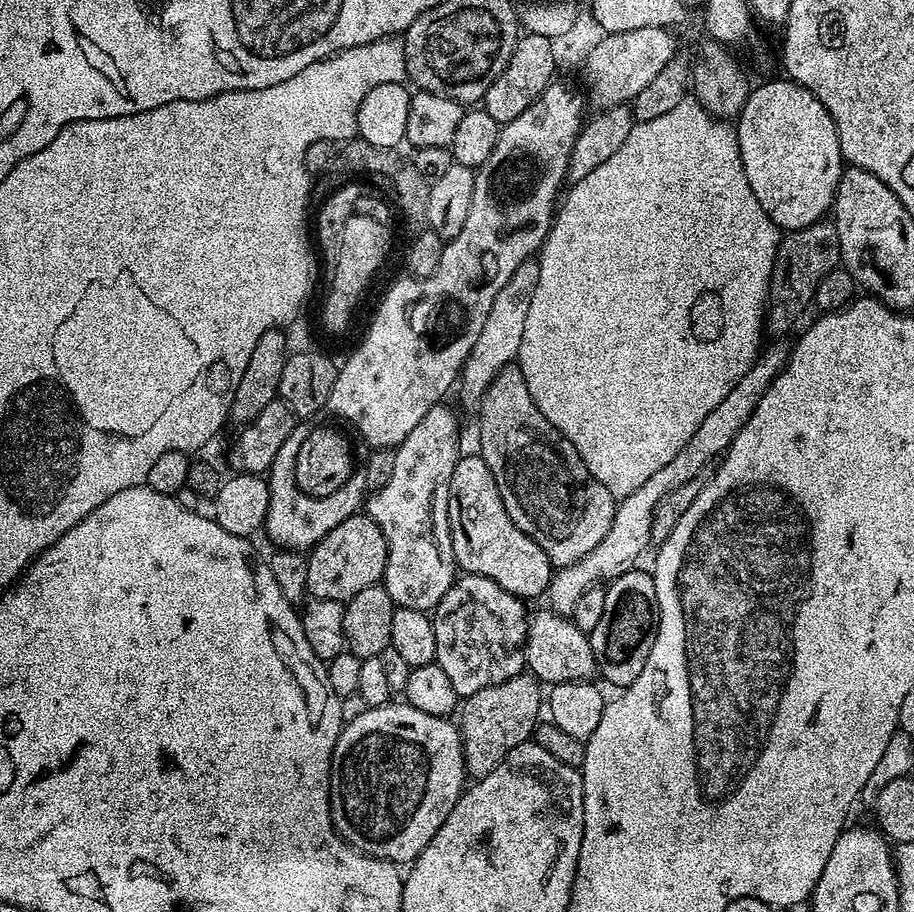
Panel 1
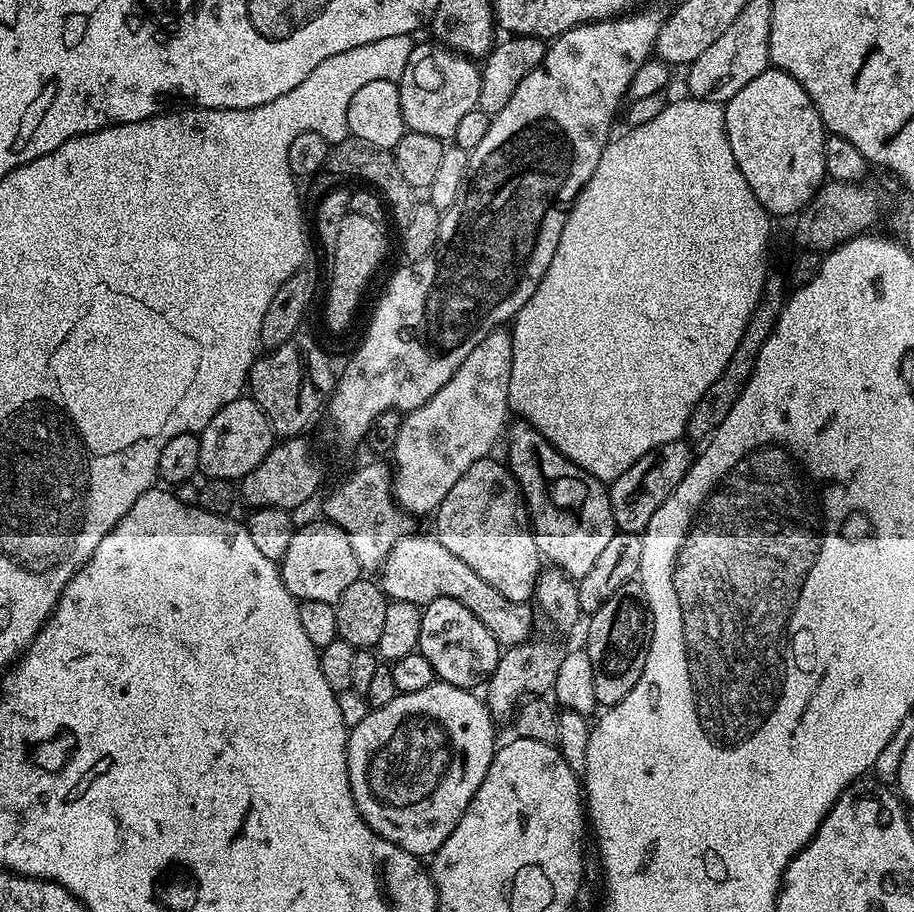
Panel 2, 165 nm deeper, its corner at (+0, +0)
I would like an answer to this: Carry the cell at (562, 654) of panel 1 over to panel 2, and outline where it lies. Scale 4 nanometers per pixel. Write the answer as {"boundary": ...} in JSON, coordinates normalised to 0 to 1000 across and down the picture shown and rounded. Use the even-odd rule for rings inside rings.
{"boundary":[[[444,586],[429,600],[427,607],[420,613],[420,621],[414,628],[414,639],[418,648],[425,652],[426,659],[439,658],[450,662],[465,663],[479,656],[497,656],[497,660],[505,660],[536,695],[551,711],[560,711],[565,706],[572,706],[583,696],[581,661],[572,662],[554,656],[532,634],[519,629],[505,612],[492,607],[488,599],[477,591],[476,587],[455,588]]]}

